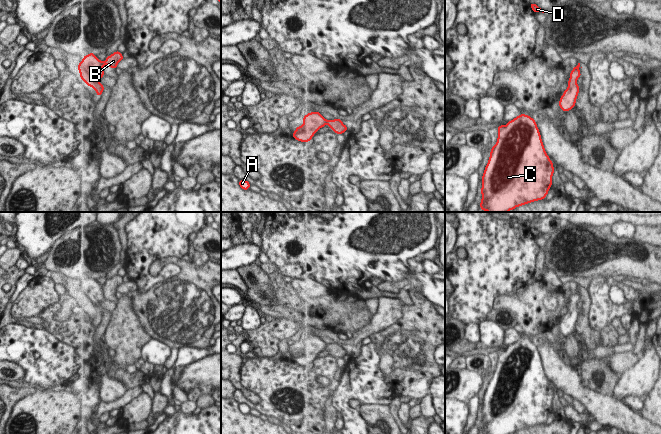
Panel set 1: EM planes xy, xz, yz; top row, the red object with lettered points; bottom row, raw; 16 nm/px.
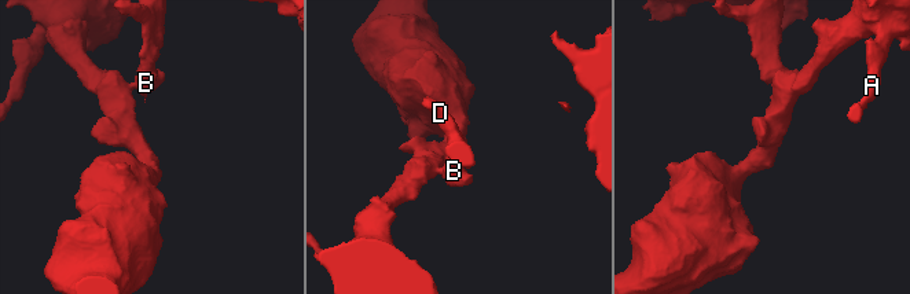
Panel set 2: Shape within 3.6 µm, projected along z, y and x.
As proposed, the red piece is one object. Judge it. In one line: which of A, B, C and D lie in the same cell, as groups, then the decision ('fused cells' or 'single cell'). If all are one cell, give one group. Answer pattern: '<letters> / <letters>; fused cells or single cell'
A C / B D; fused cells

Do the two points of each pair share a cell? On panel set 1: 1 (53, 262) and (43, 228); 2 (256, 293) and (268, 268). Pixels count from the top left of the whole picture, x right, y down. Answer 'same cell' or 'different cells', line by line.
1: different cells
2: different cells

